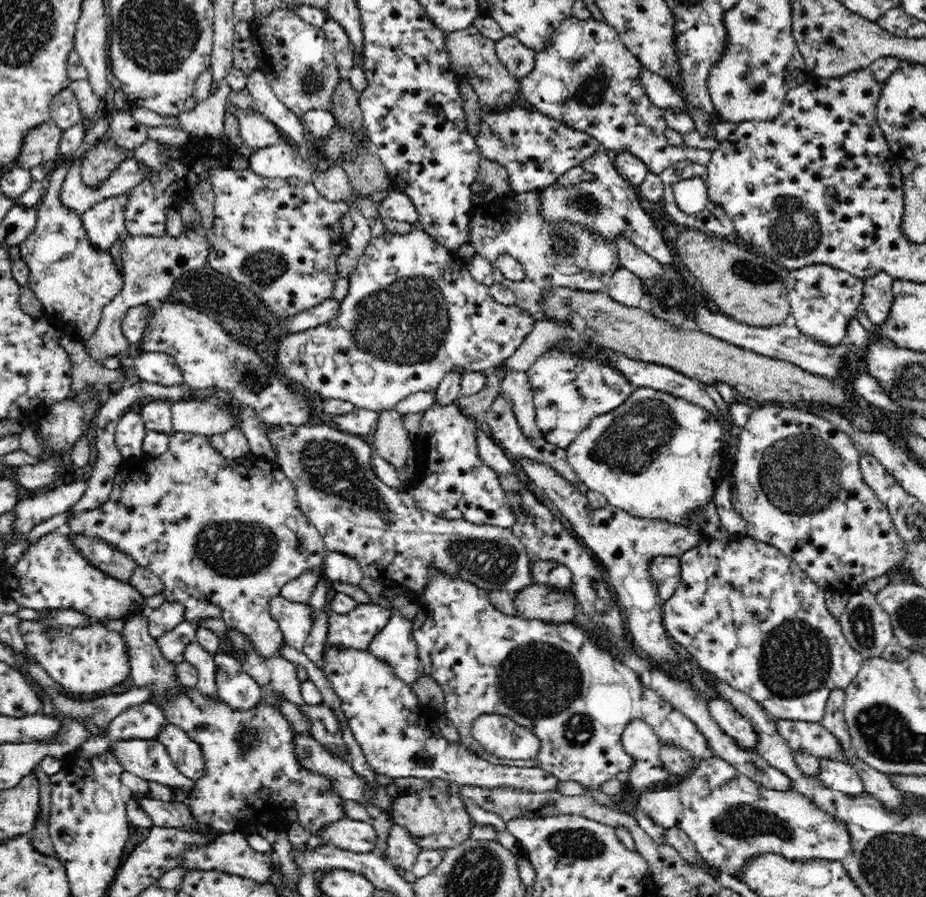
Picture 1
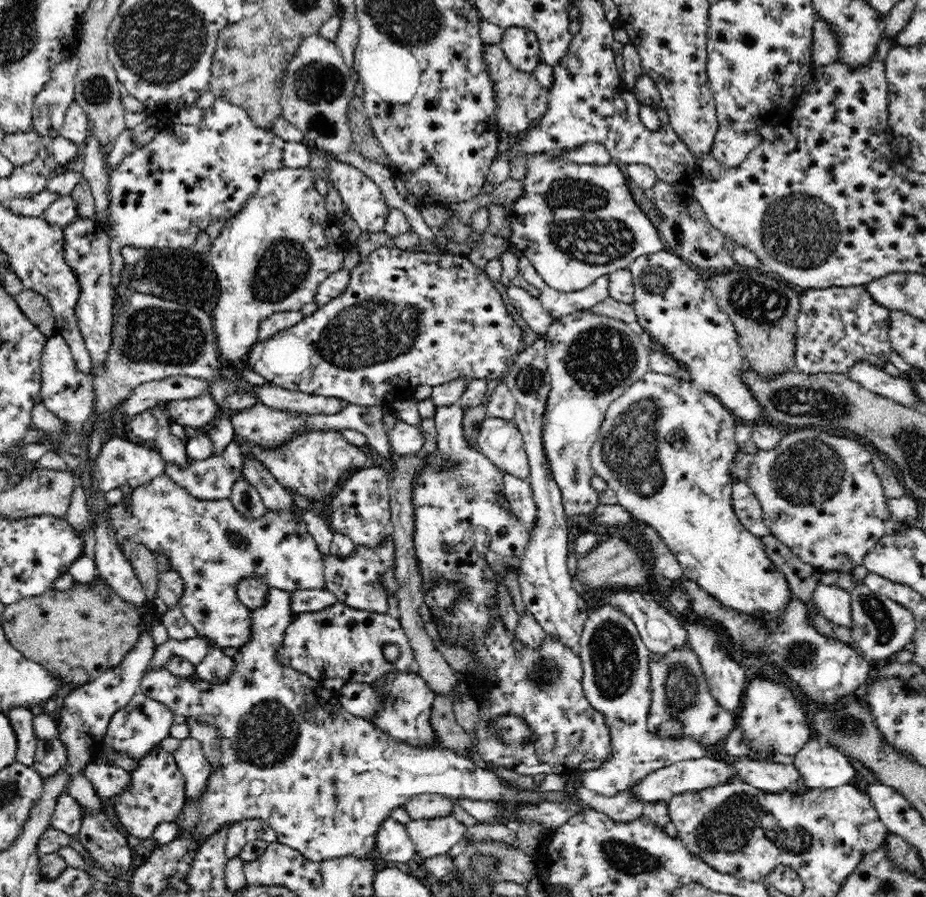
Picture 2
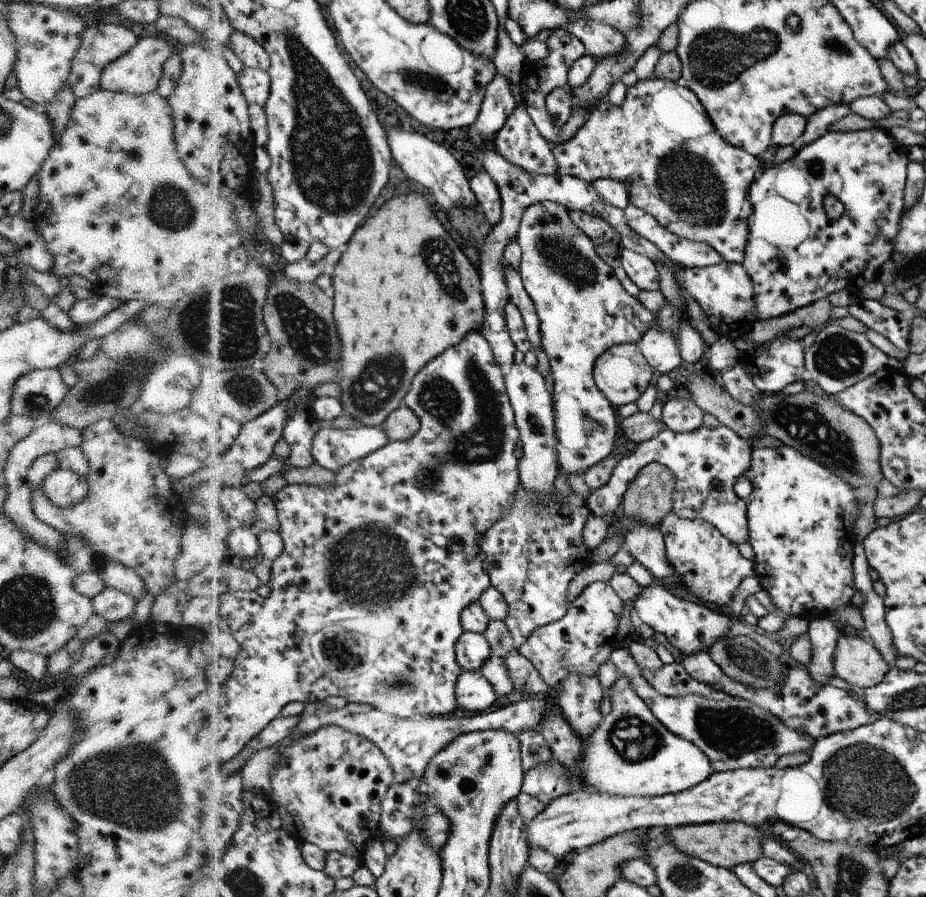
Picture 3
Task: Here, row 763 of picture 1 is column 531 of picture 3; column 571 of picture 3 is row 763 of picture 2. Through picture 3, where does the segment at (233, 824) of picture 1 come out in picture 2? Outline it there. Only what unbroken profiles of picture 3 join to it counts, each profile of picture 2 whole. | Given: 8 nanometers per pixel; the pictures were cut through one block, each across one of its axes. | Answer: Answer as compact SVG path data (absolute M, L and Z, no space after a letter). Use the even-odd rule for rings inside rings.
M269 588L268 601L265 606L257 608L256 610L250 609L252 614L253 625L253 639L244 648L238 649L238 652L233 656L234 670L226 678L226 680L217 683L210 683L203 681L196 677L194 679L182 678L174 676L169 670L160 668L160 670L147 670L142 677L140 684L140 692L146 697L152 698L152 700L162 703L167 709L170 709L175 718L181 722L186 723L190 718L197 720L198 722L207 722L208 726L213 726L218 734L218 754L220 754L220 760L218 760L218 768L210 765L210 776L207 778L207 786L203 788L202 792L195 796L194 799L188 799L183 803L183 807L179 811L177 818L175 819L175 826L179 830L179 834L176 835L176 840L188 840L196 846L200 846L207 840L210 840L218 830L225 826L231 826L237 822L242 822L244 819L260 818L265 820L275 831L277 835L277 842L282 845L287 845L294 850L298 850L302 856L311 860L312 862L322 862L325 860L332 860L334 858L342 858L342 856L353 856L354 858L364 858L371 851L374 851L376 844L376 831L380 828L382 822L390 816L390 812L394 808L402 807L403 804L409 801L410 797L417 794L434 793L449 797L451 800L454 798L467 798L470 800L506 800L506 803L512 804L513 802L519 802L519 804L540 804L540 802L562 802L564 798L571 798L566 792L534 792L534 790L522 790L518 787L512 787L508 785L504 779L496 775L494 771L490 769L483 769L479 767L470 758L464 758L459 754L456 754L453 750L446 749L440 744L434 746L410 746L404 744L395 738L387 735L387 732L378 731L375 726L372 726L372 721L368 719L362 719L360 717L351 716L348 712L343 711L340 703L339 692L331 692L328 688L325 688L322 680L316 680L310 678L308 675L300 674L296 670L289 670L278 661L276 654L277 650L282 646L284 642L283 635L286 632L286 628L293 620L294 612L292 607L292 592L286 590L279 590Z

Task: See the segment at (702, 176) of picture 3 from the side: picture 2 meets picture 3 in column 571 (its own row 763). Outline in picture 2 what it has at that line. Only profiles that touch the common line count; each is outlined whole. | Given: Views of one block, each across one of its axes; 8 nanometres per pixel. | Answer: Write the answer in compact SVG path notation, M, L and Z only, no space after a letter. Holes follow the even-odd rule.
M156 746L144 758L138 761L138 768L130 772L133 778L132 788L120 797L114 797L108 803L111 812L126 835L141 840L153 837L153 830L163 822L175 822L179 811L188 798L185 795L185 782L180 769L177 767L173 754Z

